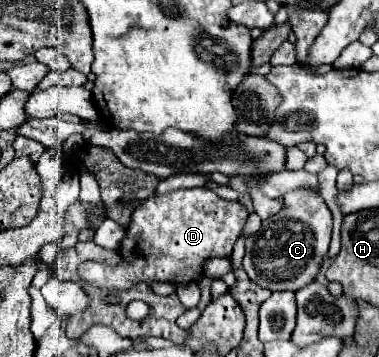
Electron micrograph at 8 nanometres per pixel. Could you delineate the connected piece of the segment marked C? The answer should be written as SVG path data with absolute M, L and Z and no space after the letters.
M290 191L284 195L284 211L268 217L260 231L246 241L244 271L252 281L270 291L296 291L314 281L330 247L332 213L320 193Z

